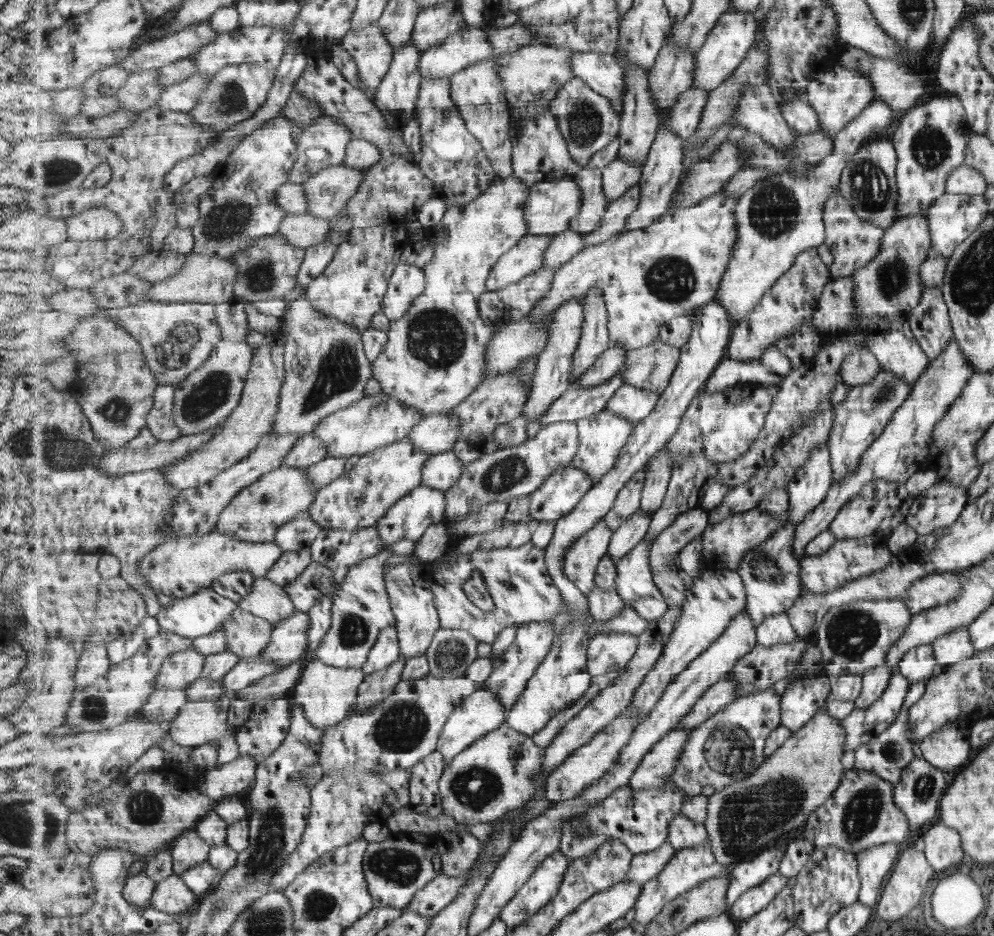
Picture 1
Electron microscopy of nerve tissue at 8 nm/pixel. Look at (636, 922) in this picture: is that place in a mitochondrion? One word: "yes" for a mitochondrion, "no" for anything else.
no

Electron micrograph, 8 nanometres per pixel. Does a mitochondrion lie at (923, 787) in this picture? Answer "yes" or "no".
yes

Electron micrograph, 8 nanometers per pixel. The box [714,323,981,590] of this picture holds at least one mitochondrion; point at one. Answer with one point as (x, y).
(884, 392)

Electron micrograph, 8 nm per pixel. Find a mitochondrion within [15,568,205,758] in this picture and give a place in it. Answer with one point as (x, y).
(93, 708)

